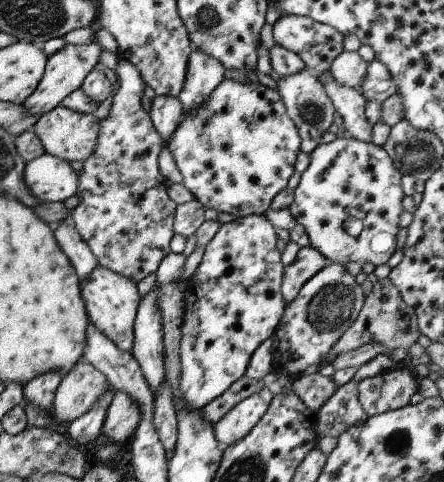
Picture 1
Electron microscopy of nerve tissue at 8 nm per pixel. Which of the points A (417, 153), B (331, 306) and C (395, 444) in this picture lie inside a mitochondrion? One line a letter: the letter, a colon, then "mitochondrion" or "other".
A: mitochondrion
B: mitochondrion
C: mitochondrion

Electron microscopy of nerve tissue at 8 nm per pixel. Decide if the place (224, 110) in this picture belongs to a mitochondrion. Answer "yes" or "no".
no

